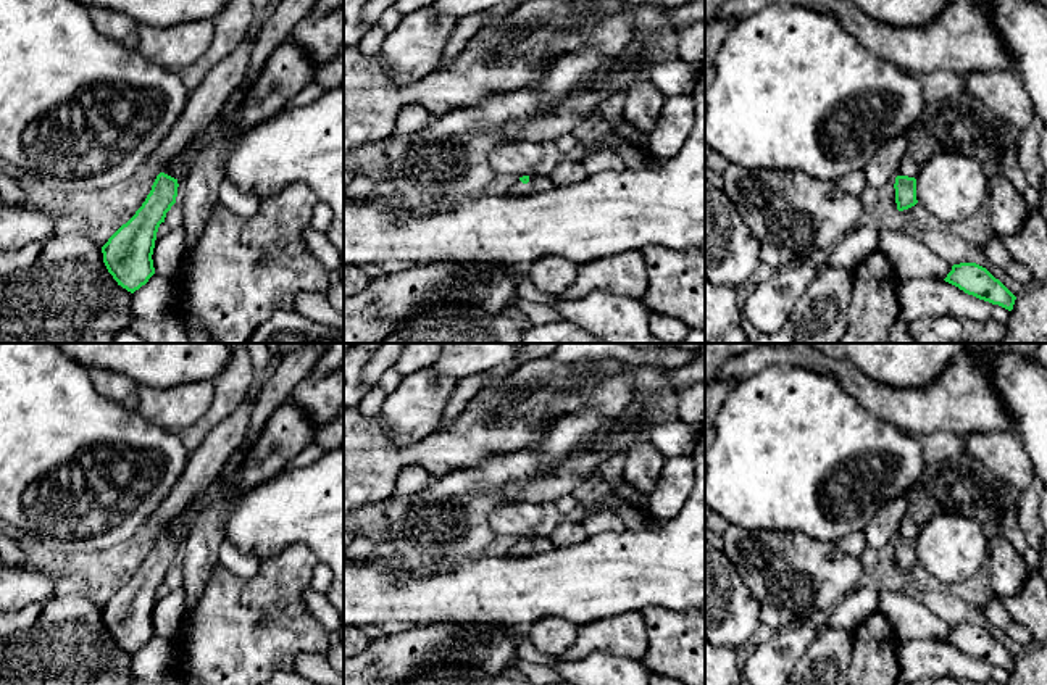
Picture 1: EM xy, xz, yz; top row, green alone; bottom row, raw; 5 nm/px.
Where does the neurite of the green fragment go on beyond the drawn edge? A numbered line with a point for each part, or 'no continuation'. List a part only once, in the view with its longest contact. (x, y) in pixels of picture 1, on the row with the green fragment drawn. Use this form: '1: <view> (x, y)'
1: xy (179, 168)

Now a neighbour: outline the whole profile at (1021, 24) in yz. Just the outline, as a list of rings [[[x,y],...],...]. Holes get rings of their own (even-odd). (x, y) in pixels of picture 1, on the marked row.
[[[986,0],[986,3],[1000,39],[1015,58],[1013,71],[1021,76],[1036,116],[1047,126],[1047,8],[1036,0]]]

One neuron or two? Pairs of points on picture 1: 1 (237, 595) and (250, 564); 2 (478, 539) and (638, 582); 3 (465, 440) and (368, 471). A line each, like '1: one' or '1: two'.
1: two
2: two
3: one

